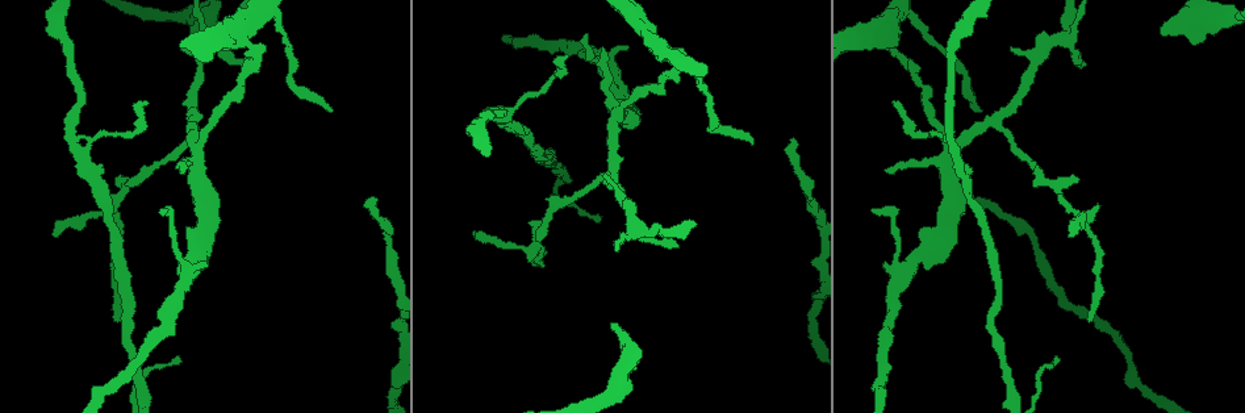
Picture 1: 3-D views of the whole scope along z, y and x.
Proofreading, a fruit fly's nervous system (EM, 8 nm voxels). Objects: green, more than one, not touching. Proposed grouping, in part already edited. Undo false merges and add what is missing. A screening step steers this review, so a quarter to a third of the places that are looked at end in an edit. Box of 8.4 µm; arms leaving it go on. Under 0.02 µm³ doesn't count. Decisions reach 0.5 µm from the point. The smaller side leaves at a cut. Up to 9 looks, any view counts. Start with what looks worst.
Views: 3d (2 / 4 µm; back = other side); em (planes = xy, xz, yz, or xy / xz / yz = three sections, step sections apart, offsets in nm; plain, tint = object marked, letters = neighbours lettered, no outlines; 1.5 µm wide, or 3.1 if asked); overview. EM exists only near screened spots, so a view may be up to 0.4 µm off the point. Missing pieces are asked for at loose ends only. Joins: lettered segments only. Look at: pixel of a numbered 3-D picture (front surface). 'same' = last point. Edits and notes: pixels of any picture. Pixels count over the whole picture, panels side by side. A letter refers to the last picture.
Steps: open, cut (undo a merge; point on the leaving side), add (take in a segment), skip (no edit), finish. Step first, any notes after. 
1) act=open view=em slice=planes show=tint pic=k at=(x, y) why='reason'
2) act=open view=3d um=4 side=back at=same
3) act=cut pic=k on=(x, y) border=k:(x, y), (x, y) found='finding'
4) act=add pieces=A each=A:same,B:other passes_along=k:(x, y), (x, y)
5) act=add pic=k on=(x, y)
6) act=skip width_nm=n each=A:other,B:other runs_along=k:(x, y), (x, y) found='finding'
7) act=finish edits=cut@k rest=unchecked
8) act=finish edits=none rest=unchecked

act=open view=em slice=planes show=letters pic=1 at=(1161, 34) why='free end'

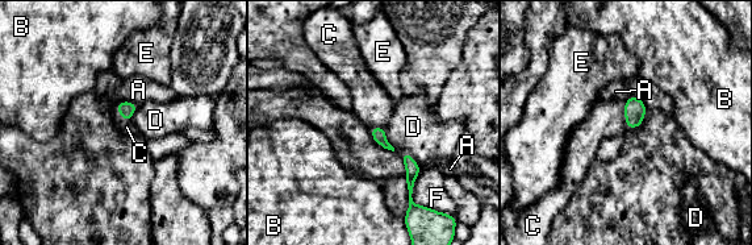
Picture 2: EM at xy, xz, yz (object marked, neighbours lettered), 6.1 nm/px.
act=add pieces=C each=A:other,B:other,C:same,D:other,E:other,F:other passes_along=2:(635, 109), (625, 116), (606, 119) found='it goes on there'

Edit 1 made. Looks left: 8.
act=open view=3d um=2 pic=1 at=(595, 217) why='tapers out'

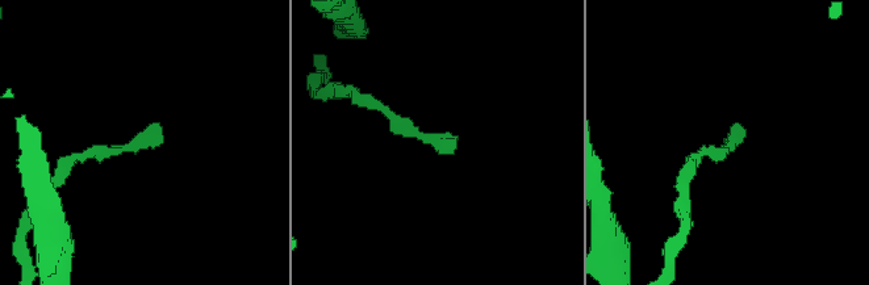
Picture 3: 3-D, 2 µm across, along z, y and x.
act=open view=em slice=planes show=tint pic=3 at=(154, 127)

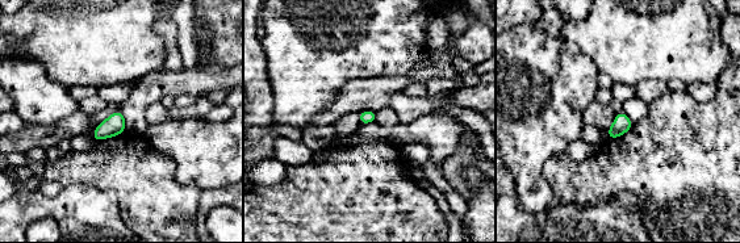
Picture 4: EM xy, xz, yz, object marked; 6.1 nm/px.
act=open view=em slice=planes show=letters at=same

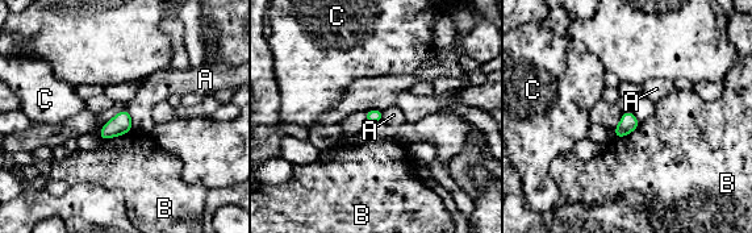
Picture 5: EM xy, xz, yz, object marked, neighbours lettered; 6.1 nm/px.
act=skip longest_contact=B:220nm each=A:other,B:other,C:other found='no lettered segment goes on from it'

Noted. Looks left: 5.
act=open view=em slice=planes show=letters pic=1 at=(149, 103) why='thin end'

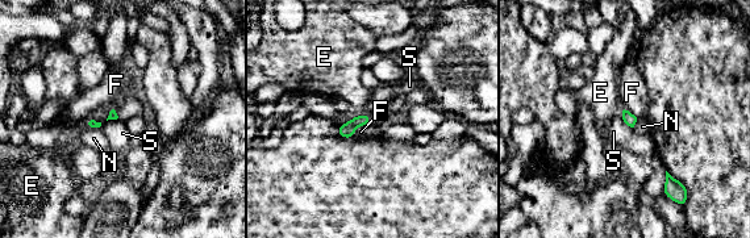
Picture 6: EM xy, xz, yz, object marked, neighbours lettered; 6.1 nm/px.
act=skip each=E:other,F:other,N:other,S:other border=6:(637, 118), (633, 128) found='no lettered segment goes on from it'

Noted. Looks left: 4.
act=finish edits=add@2 rest=unchecked

